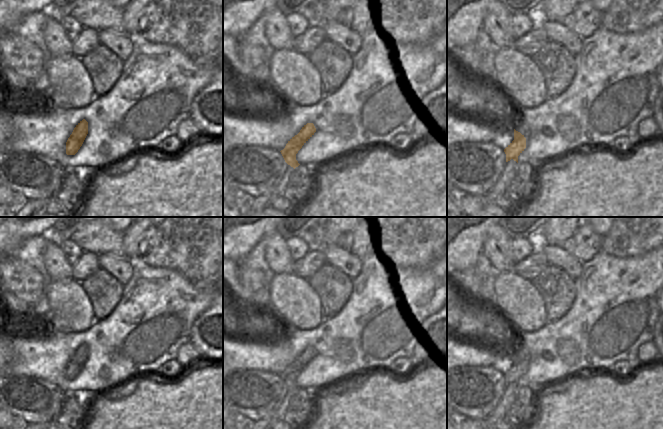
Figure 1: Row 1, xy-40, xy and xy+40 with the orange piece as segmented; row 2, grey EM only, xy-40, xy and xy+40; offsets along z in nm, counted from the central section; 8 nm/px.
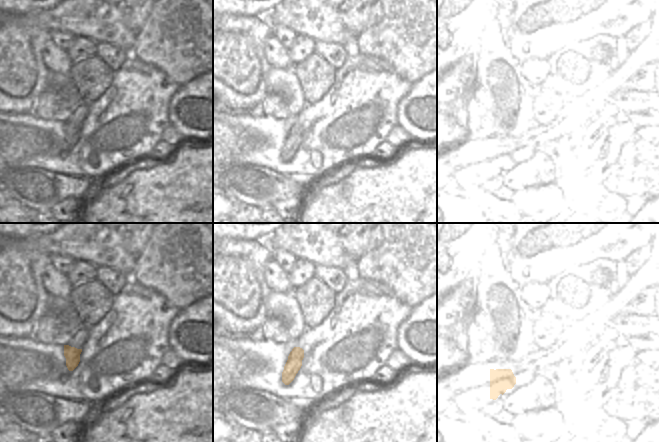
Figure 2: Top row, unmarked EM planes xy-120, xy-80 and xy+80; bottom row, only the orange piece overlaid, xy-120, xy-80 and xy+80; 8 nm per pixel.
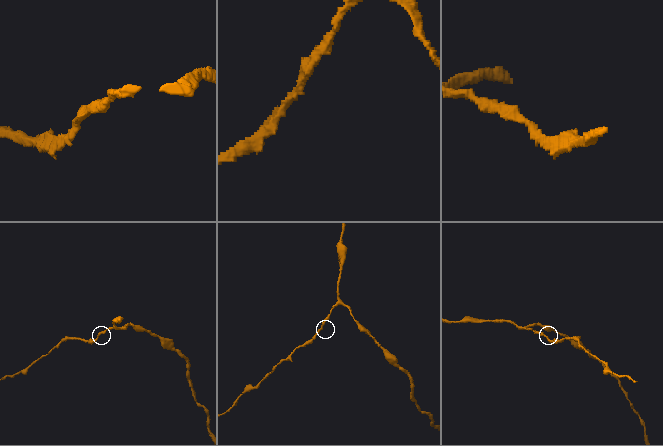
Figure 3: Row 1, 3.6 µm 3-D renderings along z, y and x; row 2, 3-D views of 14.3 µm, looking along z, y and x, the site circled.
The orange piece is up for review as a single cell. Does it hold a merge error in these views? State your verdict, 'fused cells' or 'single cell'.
single cell

